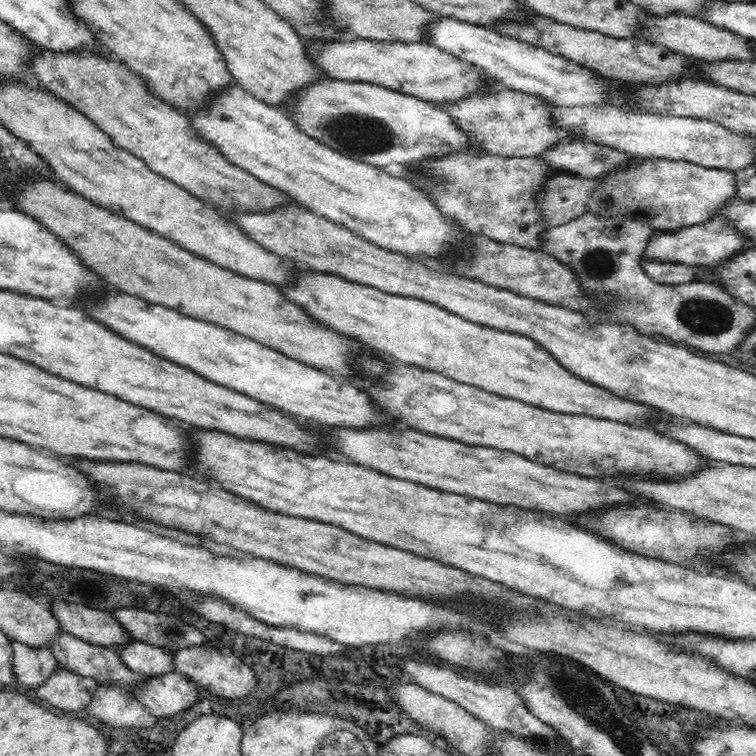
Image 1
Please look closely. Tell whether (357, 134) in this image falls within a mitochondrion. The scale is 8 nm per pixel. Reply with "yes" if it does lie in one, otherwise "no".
yes

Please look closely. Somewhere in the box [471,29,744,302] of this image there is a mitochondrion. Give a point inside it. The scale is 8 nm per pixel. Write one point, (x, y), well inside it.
(600, 263)

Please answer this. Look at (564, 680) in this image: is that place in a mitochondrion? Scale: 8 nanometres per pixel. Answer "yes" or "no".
yes

